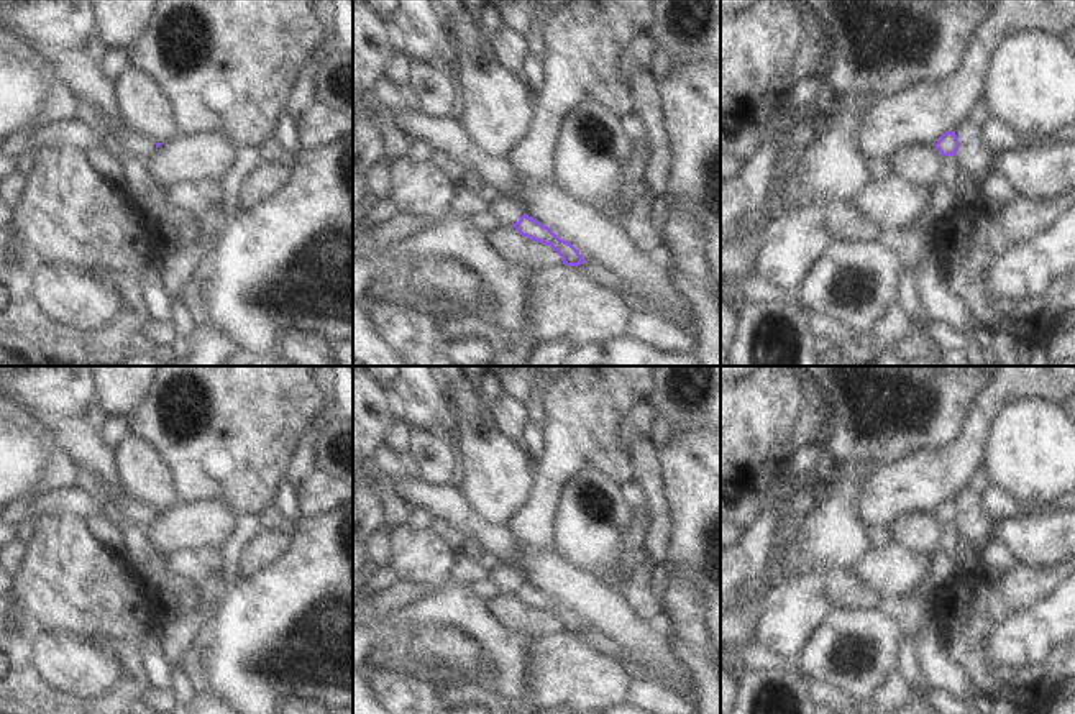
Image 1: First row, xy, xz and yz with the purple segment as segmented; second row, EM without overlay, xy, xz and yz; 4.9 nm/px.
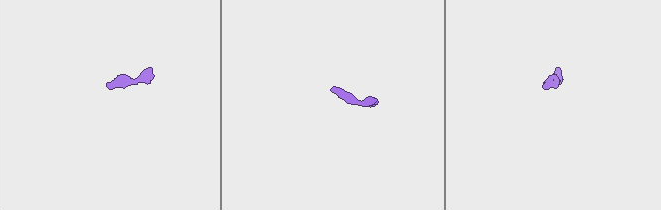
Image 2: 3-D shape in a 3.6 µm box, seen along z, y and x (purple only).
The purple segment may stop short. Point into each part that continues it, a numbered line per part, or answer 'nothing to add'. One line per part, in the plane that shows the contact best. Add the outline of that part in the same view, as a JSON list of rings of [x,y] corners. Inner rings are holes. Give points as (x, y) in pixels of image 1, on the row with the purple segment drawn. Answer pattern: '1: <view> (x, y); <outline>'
1: xz (506, 210); [[[501,197],[494,202],[489,202],[489,215],[496,217],[501,223],[514,225],[524,215],[524,210],[517,205],[517,202]]]

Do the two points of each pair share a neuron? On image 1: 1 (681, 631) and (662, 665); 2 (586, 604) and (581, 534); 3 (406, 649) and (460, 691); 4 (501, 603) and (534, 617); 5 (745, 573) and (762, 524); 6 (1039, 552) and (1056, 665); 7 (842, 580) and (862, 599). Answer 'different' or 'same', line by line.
1: different
2: different
3: different
4: same
5: same
6: different
7: same

